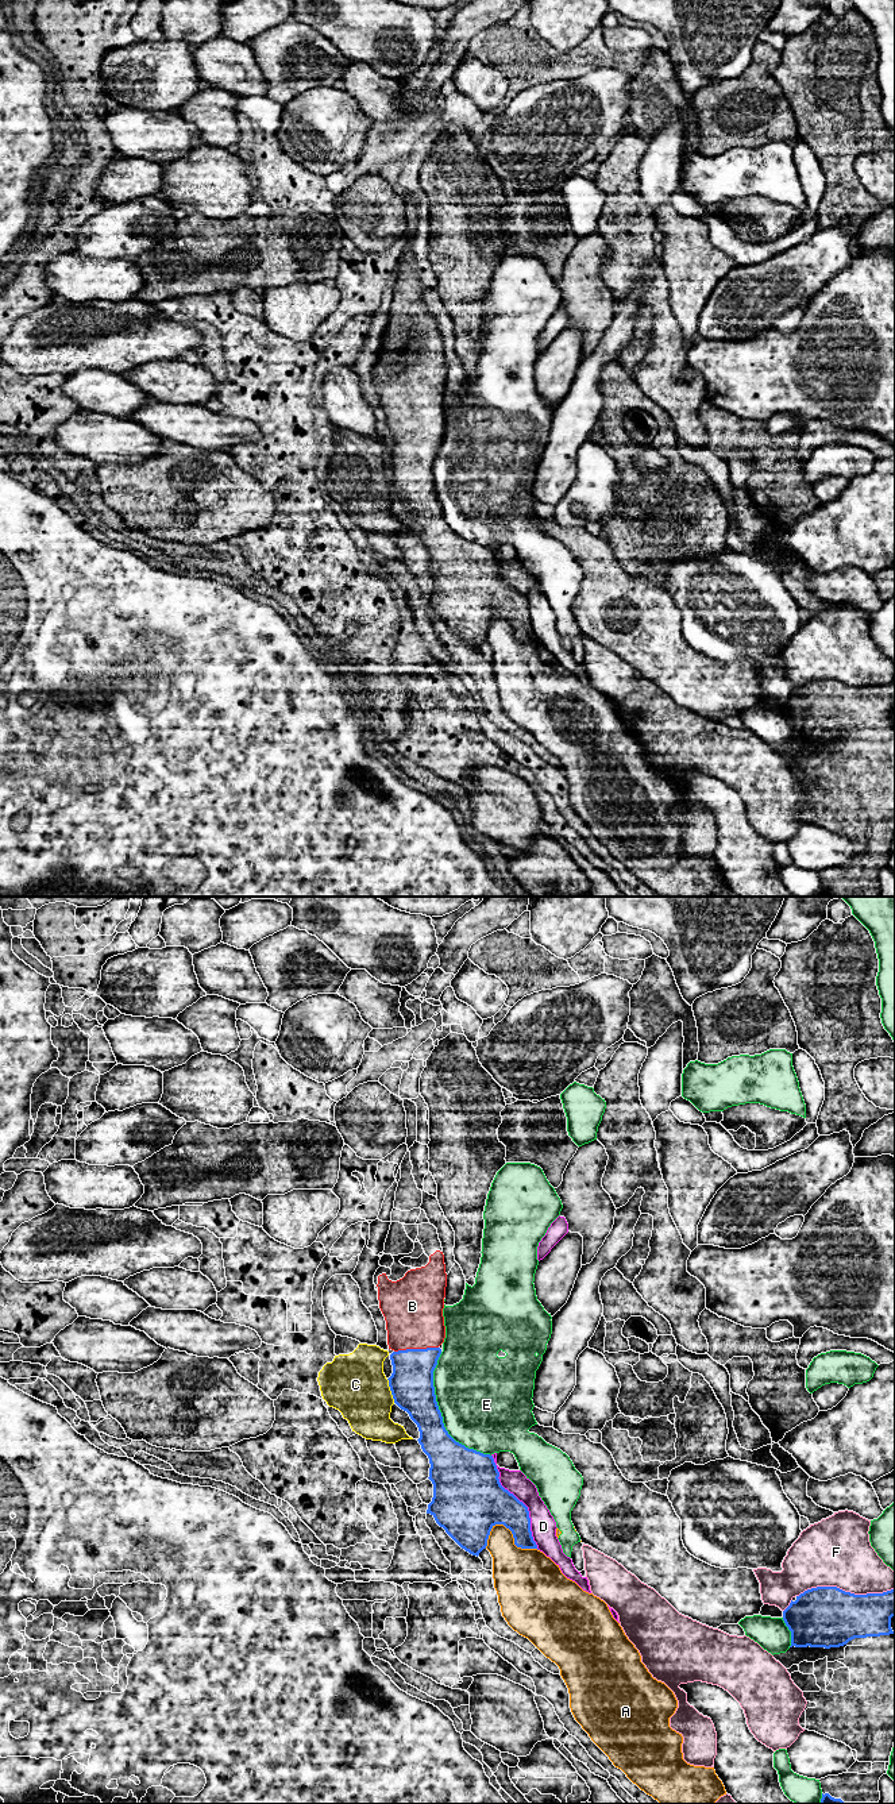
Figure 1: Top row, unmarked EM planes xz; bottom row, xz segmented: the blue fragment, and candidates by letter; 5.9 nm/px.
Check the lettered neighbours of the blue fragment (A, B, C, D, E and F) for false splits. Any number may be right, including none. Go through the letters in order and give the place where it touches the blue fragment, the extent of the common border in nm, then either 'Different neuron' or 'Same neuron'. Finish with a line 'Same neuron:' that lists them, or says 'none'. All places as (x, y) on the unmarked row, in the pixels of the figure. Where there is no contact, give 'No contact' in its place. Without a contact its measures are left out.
A: Touches blue at xz (510, 623). Shared border 320 nm. Different neuron
B: Touches blue at xz (416, 442). Shared border 260 nm. Same neuron
C: Touches blue at xz (390, 482). Shared border 150 nm. Different neuron
D: Touches blue at xz (519, 593). Shared border 650 nm. Different neuron
E: Touches blue at xz (440, 507). Shared border 700 nm. Different neuron
F: Touches blue at xz (845, 685). Shared border 600 nm. Different neuron
Same neuron: B

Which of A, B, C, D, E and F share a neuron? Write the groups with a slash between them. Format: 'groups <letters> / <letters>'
groups A / B / C / D / E / F

